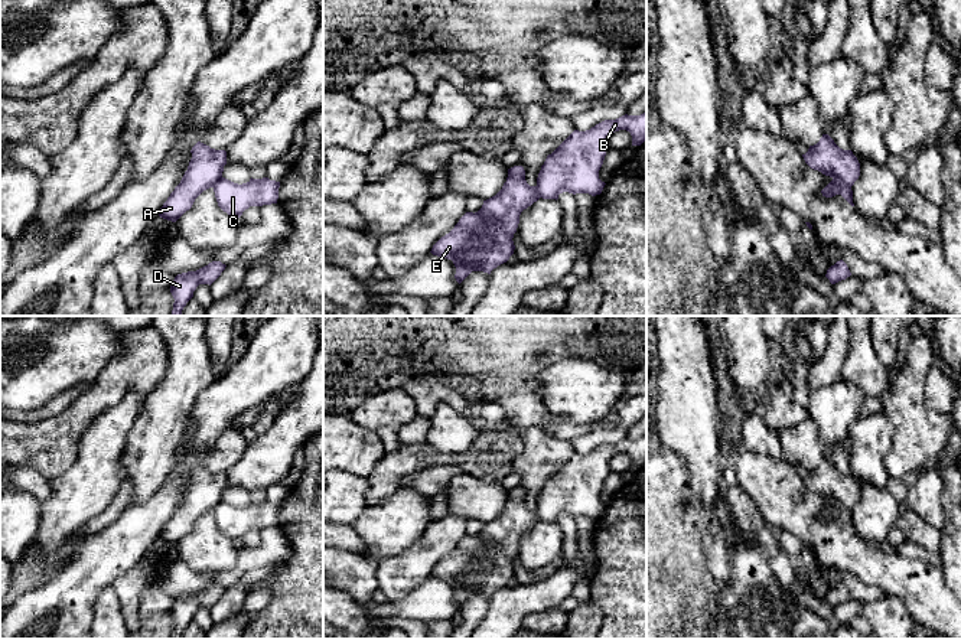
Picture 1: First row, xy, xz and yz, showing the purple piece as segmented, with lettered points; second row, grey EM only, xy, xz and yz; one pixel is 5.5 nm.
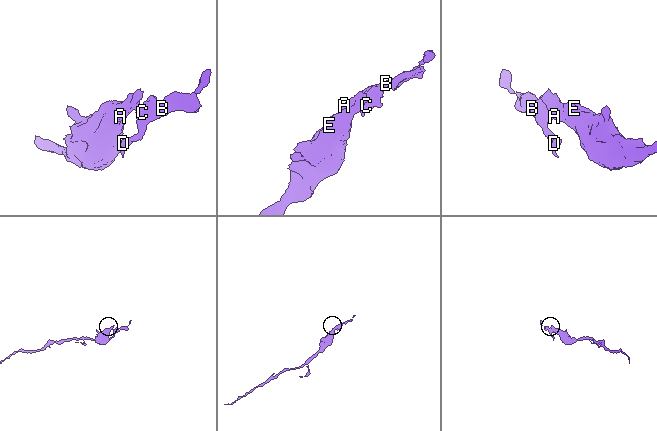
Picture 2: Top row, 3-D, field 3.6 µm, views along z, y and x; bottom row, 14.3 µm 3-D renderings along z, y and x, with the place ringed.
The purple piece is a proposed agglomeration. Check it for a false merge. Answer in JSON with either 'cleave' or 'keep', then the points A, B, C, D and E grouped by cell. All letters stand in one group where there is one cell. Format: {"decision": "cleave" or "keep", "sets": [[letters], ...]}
{"decision": "cleave", "sets": [["A", "E"], ["B", "C", "D"]]}

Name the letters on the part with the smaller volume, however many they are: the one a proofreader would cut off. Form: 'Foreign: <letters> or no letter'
Foreign: B, C, D

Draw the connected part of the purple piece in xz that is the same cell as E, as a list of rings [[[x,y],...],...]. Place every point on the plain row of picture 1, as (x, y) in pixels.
[[[522,489],[508,492],[508,501],[502,512],[492,521],[483,524],[478,535],[466,535],[455,551],[442,560],[431,571],[431,577],[452,583],[456,590],[455,601],[460,607],[472,594],[491,597],[493,591],[506,586],[514,577],[514,557],[524,532],[540,522],[537,509],[530,509],[525,503]]]

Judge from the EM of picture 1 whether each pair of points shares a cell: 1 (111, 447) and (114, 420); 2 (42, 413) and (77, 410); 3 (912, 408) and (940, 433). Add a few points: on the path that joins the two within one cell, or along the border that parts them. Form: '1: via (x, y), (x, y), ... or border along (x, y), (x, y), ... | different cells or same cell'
1: via (111, 440), (113, 427) | same cell
2: border along (87, 390), (59, 413), (29, 423) | different cells
3: via (919, 416), (932, 429) | same cell

